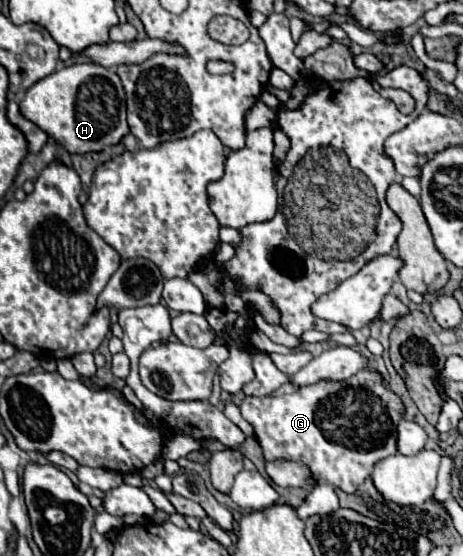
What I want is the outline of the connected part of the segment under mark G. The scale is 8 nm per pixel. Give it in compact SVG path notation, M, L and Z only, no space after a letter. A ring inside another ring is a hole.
M361 370L343 382L317 382L305 386L293 394L269 396L269 398L245 398L241 402L241 414L255 428L255 438L263 448L265 460L289 458L299 460L311 468L319 482L339 486L343 492L353 492L373 472L373 464L393 456L397 452L397 422L403 416L403 402L397 394L381 384L381 376L369 370Z

